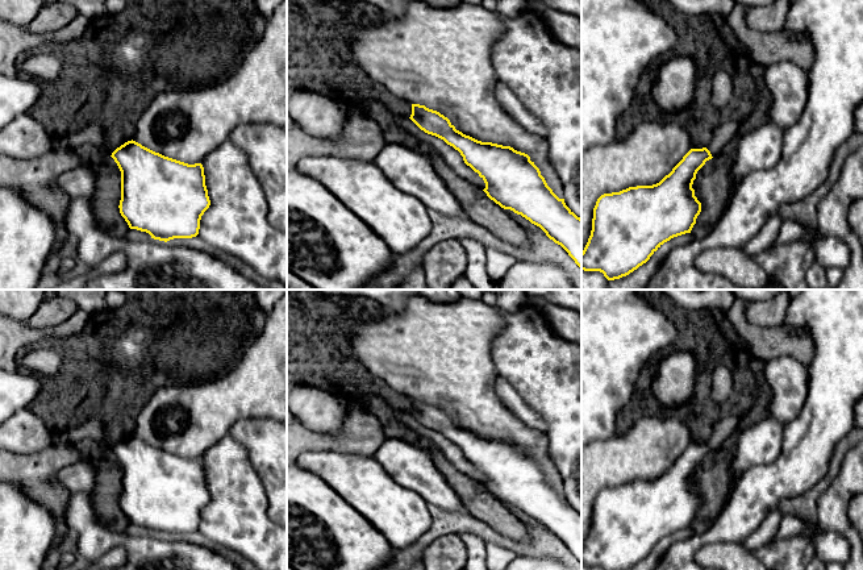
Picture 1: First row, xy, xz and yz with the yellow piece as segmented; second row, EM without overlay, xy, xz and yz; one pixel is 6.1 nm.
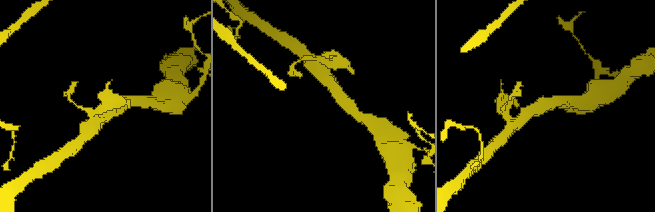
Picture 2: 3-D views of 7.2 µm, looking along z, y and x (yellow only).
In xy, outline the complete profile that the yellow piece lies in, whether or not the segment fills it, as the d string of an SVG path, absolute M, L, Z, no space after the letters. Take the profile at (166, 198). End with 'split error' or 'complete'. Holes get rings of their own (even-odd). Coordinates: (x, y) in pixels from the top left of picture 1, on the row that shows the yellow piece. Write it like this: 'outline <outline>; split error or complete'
outline M128 141L112 155L121 171L120 213L130 229L146 232L154 240L192 238L210 200L201 163L188 165L155 153L136 141Z; complete

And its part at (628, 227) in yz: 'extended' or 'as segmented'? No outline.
as segmented

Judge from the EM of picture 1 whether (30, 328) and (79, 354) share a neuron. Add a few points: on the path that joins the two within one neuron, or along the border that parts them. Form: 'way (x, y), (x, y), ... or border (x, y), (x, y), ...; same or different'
border (84, 327), (78, 333), (61, 338), (57, 342); different

